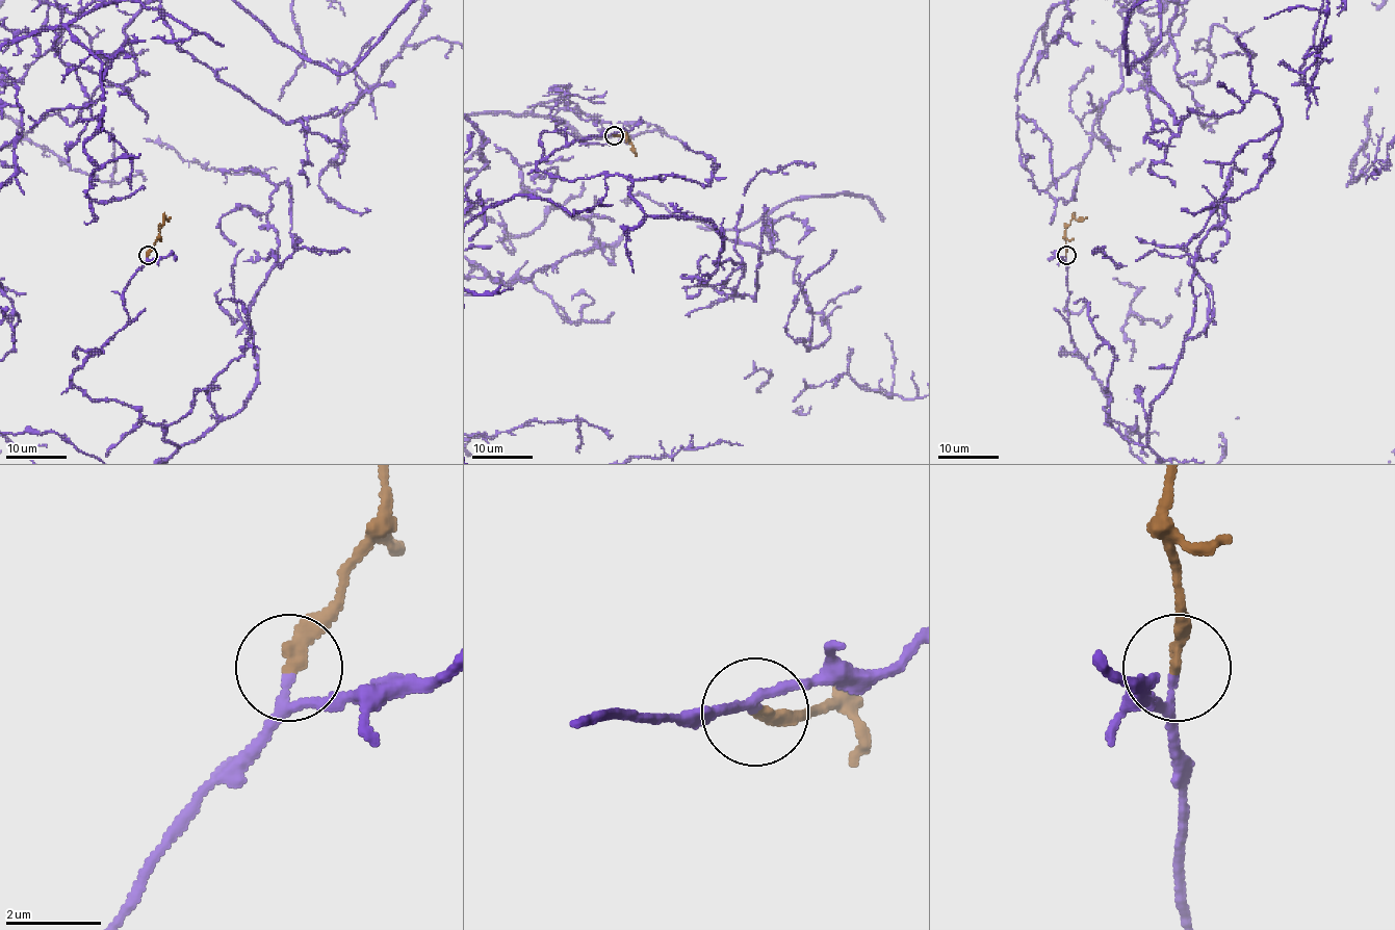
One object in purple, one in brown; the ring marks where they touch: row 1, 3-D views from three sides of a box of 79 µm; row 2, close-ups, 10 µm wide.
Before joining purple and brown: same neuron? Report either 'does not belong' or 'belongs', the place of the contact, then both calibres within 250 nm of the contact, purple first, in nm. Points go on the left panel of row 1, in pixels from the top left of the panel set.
belongs; at (148, 255); 150 nm thick on the purple side, 280 nm on the other

